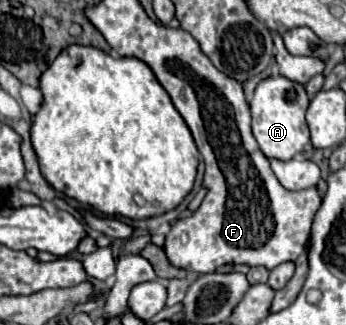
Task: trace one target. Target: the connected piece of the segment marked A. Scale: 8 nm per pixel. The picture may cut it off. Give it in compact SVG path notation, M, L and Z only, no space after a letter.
M271 76L257 84L253 100L251 100L251 116L253 116L253 136L267 158L291 160L299 152L303 152L305 144L309 144L309 128L305 122L305 110L309 106L307 92L301 84L291 82L283 76Z

